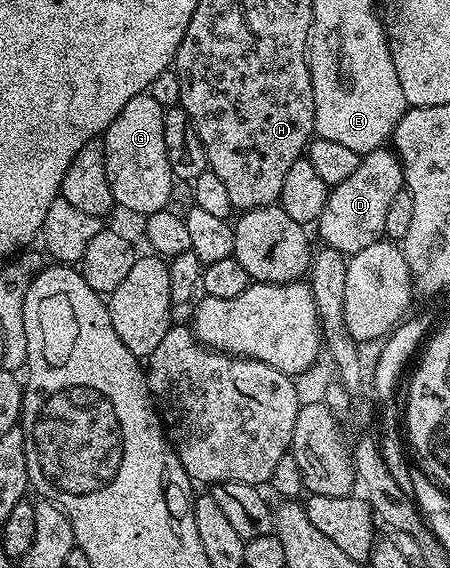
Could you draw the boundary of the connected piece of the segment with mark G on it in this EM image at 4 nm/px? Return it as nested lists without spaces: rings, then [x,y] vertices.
[[[144,92],[131,98],[103,133],[107,182],[111,182],[114,205],[134,212],[138,218],[166,211],[173,196],[175,181],[171,162],[167,162],[167,142],[163,142],[165,110],[164,103],[160,104],[153,94]]]

